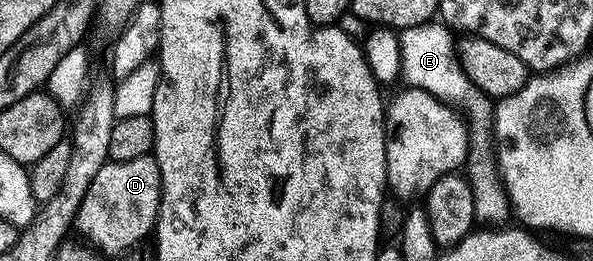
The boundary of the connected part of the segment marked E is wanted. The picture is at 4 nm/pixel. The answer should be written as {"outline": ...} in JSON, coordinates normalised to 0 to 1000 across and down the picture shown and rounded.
{"outline":[[[723,88],[673,115],[673,291],[678,310],[681,303],[683,330],[718,349],[764,410],[784,402],[789,414],[786,464],[793,483],[793,567],[786,605],[786,690],[796,724],[803,847],[825,847],[830,858],[825,866],[843,870],[852,858],[848,847],[855,839],[857,816],[860,831],[860,759],[833,598],[833,540],[826,521],[833,479],[833,418],[825,375],[803,337],[788,272],[776,249],[772,172],[767,153],[762,161],[762,142],[766,146],[764,115],[747,88]]]}

